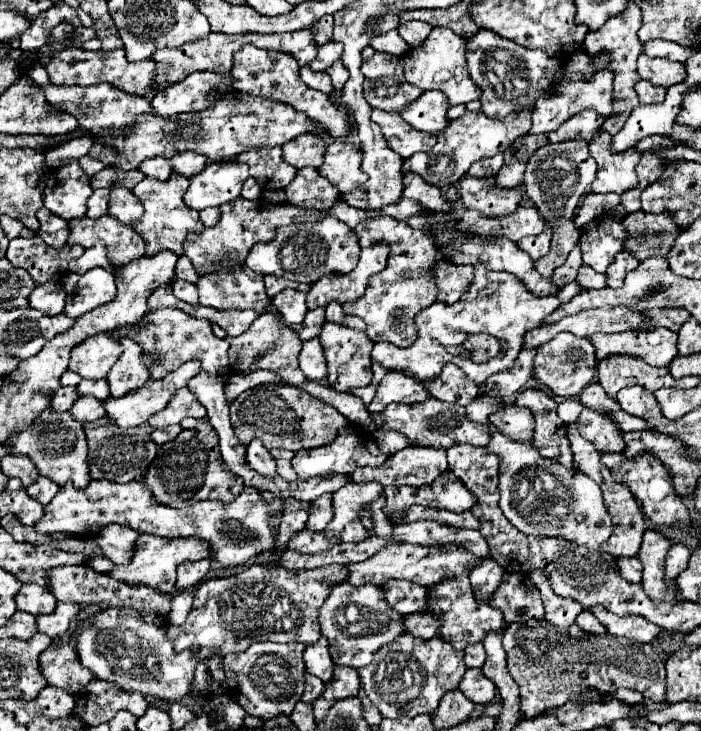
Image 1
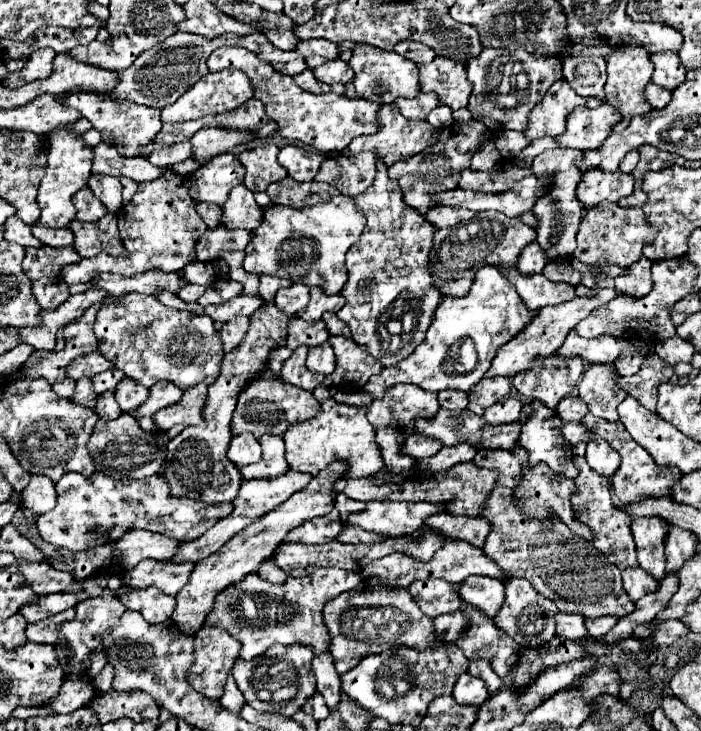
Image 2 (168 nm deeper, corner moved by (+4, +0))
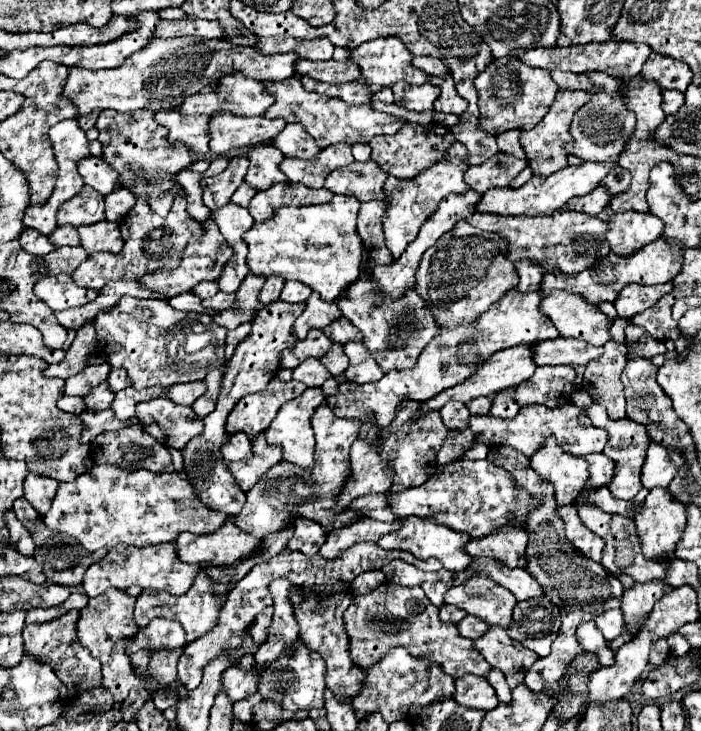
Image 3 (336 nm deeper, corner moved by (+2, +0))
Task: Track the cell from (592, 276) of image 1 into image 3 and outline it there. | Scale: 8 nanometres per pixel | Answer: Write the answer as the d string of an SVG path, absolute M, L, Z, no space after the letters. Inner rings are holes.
M662 237L656 239L654 243L648 243L646 247L642 247L640 251L636 251L630 257L620 257L610 253L606 259L600 259L598 263L594 263L594 267L578 273L578 275L546 275L542 279L542 291L544 295L550 295L556 289L568 291L568 293L576 293L582 299L586 299L590 305L600 305L604 301L614 301L618 297L618 293L630 285L630 283L638 283L638 285L656 285L656 283L668 283L672 281L678 271L682 269L684 257L682 257L684 247L678 243L668 243Z

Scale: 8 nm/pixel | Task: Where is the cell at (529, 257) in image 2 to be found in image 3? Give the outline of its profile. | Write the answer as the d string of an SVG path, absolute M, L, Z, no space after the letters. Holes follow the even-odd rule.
M514 263L516 271L518 271L518 277L520 277L520 283L518 283L518 291L522 293L530 293L530 291L540 291L540 283L542 283L542 267L534 265L534 263Z

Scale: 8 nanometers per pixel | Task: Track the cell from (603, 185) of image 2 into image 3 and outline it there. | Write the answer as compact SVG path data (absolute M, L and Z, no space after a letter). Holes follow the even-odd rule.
M596 187L594 191L590 191L590 195L586 195L582 199L572 199L566 207L570 211L580 211L590 217L596 217L604 211L604 207L608 203L610 203L610 195L606 195L606 191L602 191L602 187Z

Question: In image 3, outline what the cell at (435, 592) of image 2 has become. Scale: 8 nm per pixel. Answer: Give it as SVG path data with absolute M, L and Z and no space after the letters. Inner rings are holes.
M442 605L440 607L440 619L442 621L450 621L450 623L458 623L466 617L466 611L454 607L454 605Z

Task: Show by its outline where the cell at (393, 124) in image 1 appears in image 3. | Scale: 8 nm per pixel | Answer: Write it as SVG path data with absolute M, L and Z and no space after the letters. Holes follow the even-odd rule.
M406 123L402 127L402 131L398 131L398 135L392 137L374 137L370 141L372 147L372 159L378 163L378 167L382 171L386 171L388 175L394 175L398 179L412 179L416 177L420 171L428 169L430 165L444 161L446 151L450 149L450 145L454 143L454 135L450 129L438 125L438 123L428 123L428 125L414 125L414 123Z

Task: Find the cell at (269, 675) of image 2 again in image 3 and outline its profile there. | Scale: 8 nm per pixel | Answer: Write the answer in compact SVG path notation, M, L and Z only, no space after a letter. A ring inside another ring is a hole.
M298 641L298 655L294 655L294 659L280 659L278 663L274 663L274 667L270 667L270 671L266 671L266 675L262 675L262 683L258 687L258 691L266 697L276 701L282 709L288 711L298 711L298 709L320 709L324 707L324 691L326 691L326 665L324 659L310 651L302 641Z

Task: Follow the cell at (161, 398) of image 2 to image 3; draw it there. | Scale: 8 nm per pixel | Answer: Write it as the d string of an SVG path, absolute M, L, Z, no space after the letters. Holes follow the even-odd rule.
M194 381L194 383L186 383L186 385L174 385L170 389L168 397L178 405L190 405L190 403L194 403L194 399L198 399L204 393L206 393L206 383Z

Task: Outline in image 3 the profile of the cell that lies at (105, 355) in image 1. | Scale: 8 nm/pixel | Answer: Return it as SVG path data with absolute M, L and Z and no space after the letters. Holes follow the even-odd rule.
M94 365L94 367L84 367L78 375L66 379L66 385L62 389L64 395L80 395L84 397L86 393L90 393L94 387L98 387L106 377L108 377L110 365Z

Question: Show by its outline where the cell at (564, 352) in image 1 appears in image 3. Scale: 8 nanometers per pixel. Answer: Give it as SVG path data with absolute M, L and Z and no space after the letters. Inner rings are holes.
M556 365L556 367L536 367L534 375L526 381L520 383L514 391L514 401L524 407L524 405L532 405L532 403L540 403L546 407L560 407L562 403L570 403L570 395L574 391L574 377L576 371L570 365Z

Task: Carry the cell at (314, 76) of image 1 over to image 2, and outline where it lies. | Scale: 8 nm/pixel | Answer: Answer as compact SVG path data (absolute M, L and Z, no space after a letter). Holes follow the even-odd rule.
M304 69L302 73L294 75L294 81L304 89L304 91L310 91L310 93L344 93L344 85L328 85L328 83L322 83L314 77L314 73L310 69Z

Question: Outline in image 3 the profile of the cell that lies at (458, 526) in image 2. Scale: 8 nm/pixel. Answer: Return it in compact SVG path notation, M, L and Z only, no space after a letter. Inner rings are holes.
M506 527L506 531L488 535L488 539L472 539L472 543L466 543L466 553L470 553L472 557L500 561L510 569L524 569L528 563L526 545L528 535L524 529Z

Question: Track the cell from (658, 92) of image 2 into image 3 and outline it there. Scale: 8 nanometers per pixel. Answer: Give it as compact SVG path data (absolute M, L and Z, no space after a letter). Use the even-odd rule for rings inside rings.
M662 91L662 109L668 113L668 115L676 115L678 109L684 105L684 93L678 93L678 91Z

